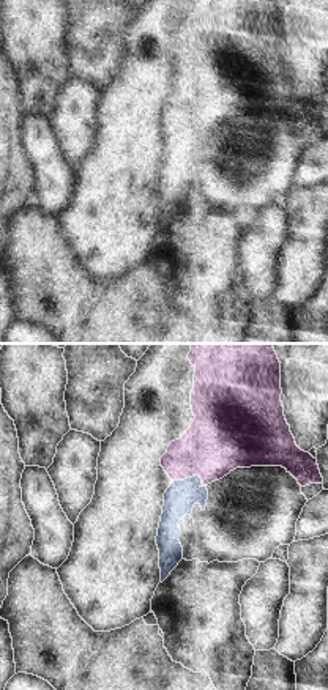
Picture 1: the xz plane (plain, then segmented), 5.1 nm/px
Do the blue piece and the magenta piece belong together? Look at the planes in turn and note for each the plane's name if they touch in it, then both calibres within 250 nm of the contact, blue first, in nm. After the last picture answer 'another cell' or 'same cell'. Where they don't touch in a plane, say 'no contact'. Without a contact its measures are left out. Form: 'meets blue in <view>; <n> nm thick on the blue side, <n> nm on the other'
meets blue in xz; 160 nm thick on the blue side, 340 nm on the other

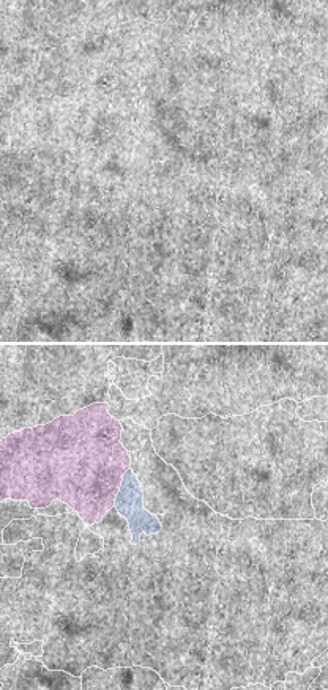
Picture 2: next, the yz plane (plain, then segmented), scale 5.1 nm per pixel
meets blue in yz; 140 nm thick on the blue side, 460 nm on the other

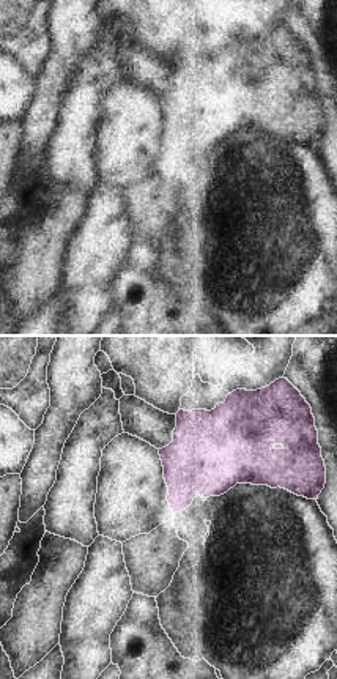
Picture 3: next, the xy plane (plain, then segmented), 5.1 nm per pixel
meets blue in xy; 20 nm thick on the blue side, 420 nm on the other

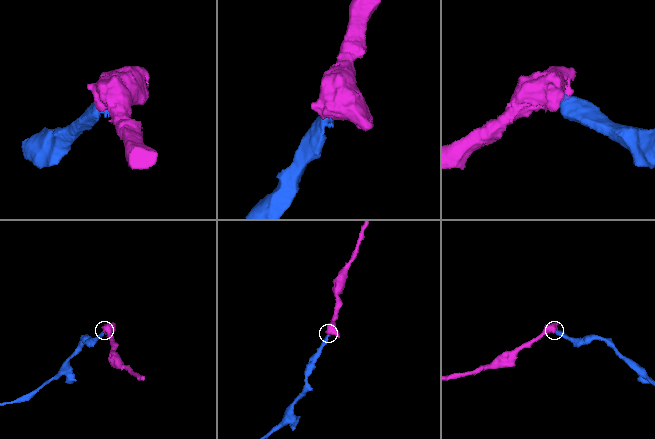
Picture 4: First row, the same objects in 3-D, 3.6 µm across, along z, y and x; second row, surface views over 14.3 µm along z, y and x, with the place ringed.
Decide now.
same cell

